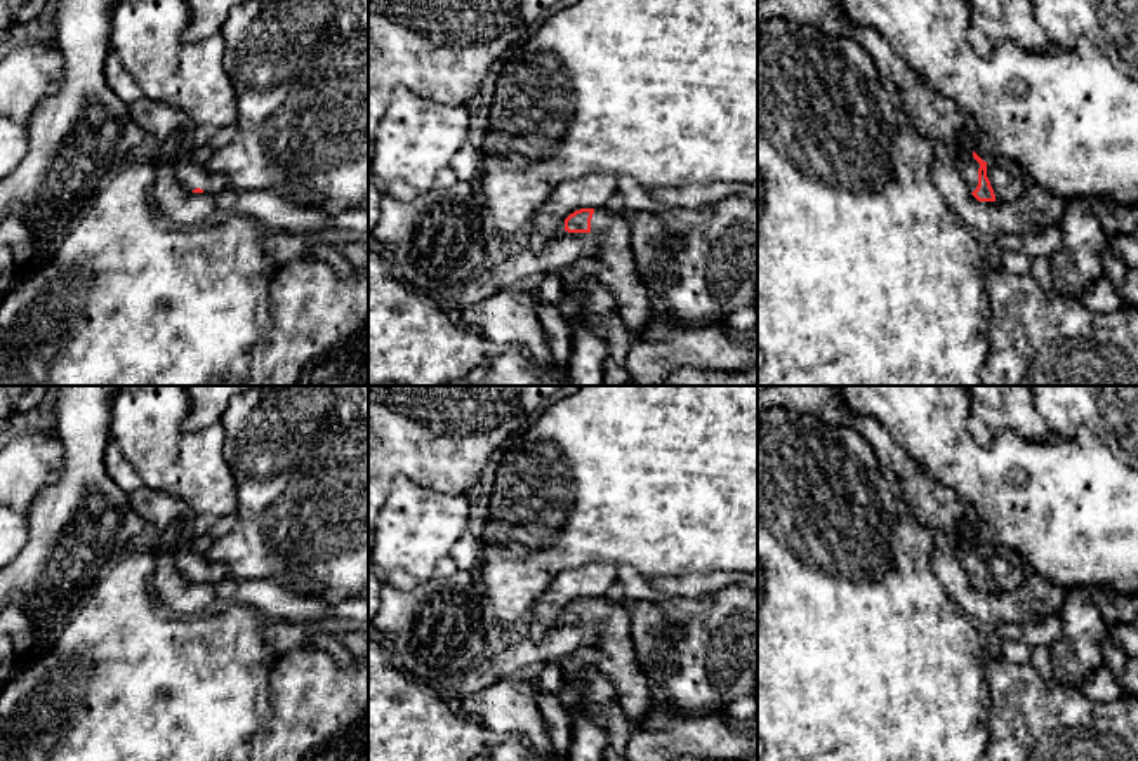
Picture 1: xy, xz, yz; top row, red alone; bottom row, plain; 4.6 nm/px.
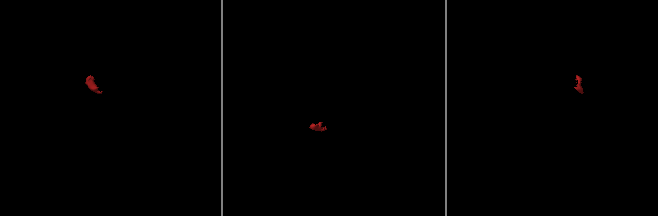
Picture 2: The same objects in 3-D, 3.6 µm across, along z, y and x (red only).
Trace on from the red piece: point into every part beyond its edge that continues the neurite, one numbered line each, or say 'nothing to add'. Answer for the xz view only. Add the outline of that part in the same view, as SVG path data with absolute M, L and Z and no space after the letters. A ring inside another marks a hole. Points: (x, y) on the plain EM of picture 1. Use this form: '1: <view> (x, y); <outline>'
1: xz (633, 690); M606 594L598 596L591 608L591 622L599 629L596 672L610 681L613 700L639 725L653 705L653 685L638 664L627 608Z

